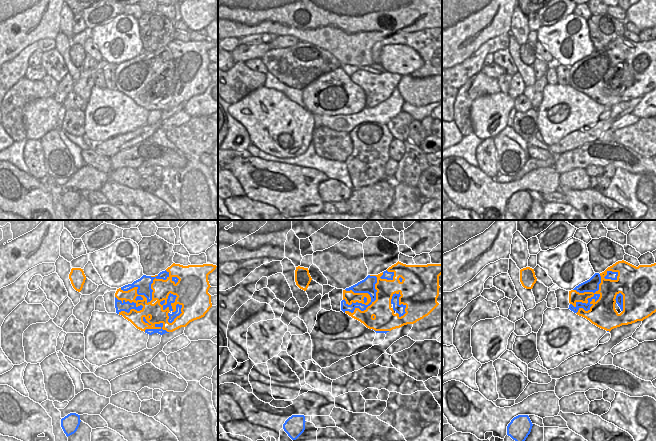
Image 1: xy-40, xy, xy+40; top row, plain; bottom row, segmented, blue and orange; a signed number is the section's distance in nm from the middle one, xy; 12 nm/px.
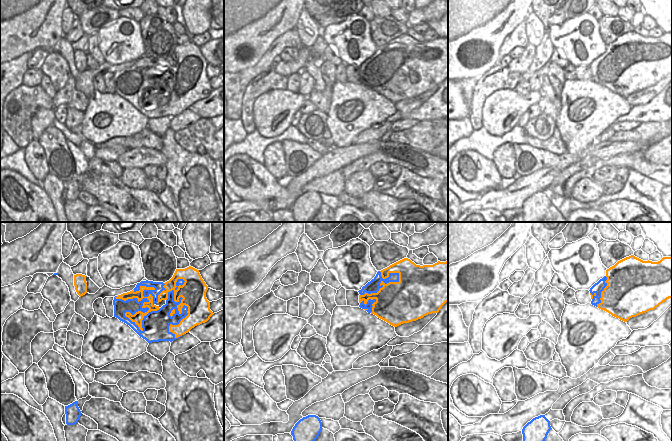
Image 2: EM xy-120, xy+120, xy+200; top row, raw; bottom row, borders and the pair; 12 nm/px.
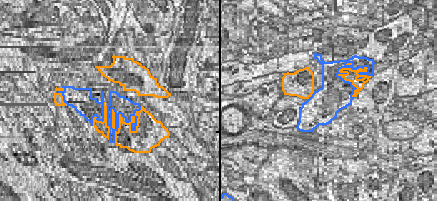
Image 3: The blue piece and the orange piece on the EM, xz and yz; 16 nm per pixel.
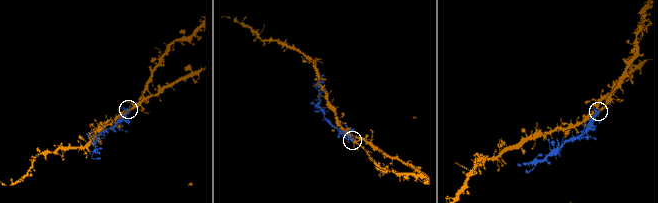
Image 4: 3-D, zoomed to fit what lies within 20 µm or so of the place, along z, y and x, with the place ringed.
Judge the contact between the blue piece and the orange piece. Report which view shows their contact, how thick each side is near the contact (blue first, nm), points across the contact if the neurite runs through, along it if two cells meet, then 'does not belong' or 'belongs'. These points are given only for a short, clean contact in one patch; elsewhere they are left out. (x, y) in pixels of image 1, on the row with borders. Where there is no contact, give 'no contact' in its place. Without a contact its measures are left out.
meets blue in xy-40; 170 nm thick on the blue side, 220 nm on the other; belongs

